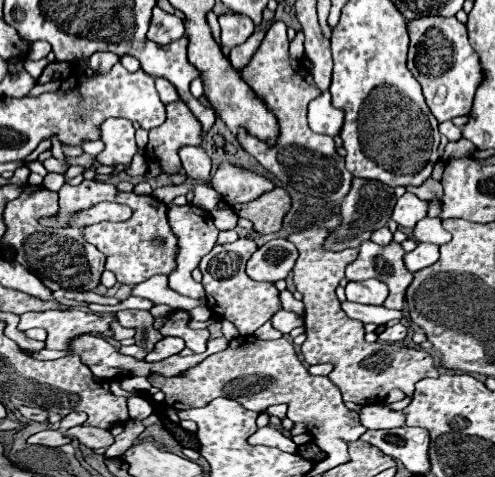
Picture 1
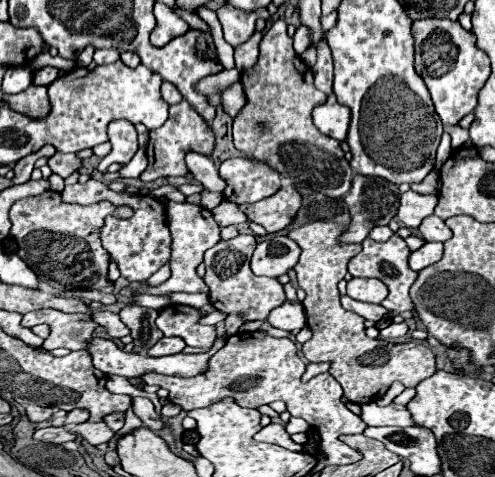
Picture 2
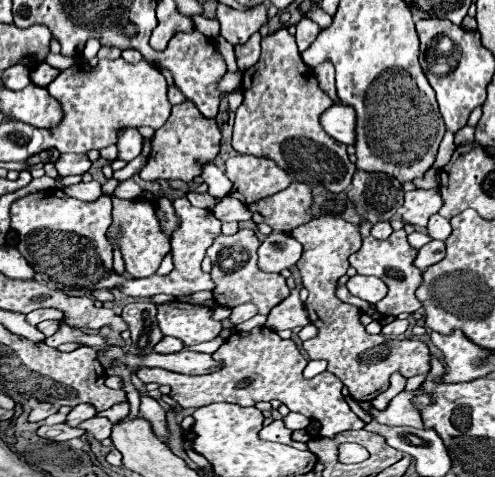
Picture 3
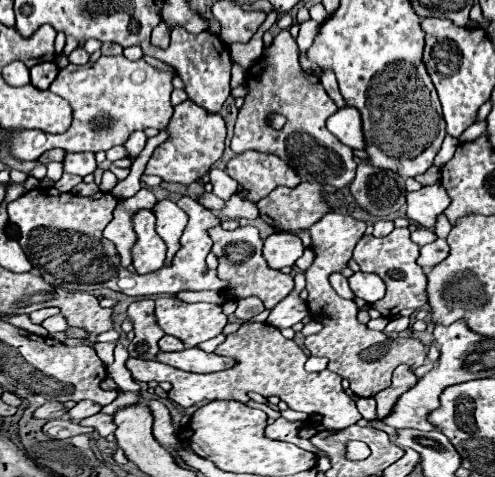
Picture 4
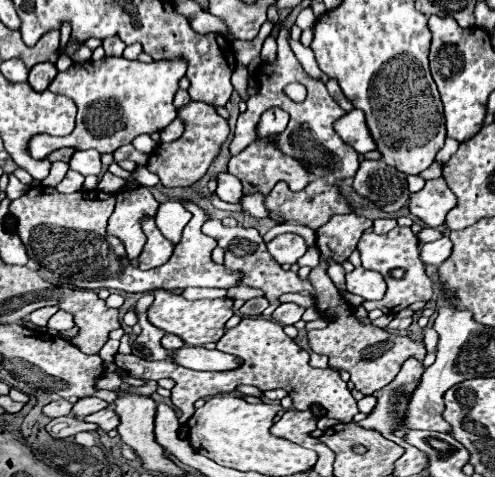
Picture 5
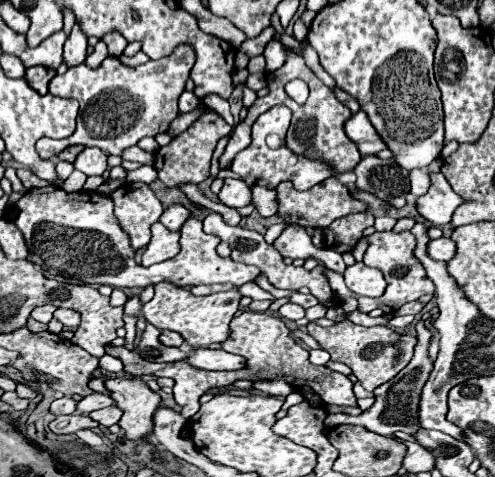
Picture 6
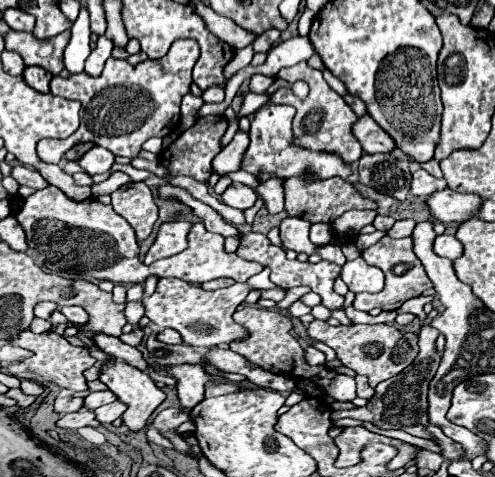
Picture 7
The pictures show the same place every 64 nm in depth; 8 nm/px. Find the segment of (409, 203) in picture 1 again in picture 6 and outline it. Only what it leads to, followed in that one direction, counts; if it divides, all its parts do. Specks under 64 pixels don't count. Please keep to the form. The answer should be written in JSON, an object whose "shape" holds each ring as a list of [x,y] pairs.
{"shape":[[[432,172],[432,186],[430,190],[418,198],[418,212],[422,218],[426,218],[430,224],[444,226],[452,220],[454,210],[464,204],[464,198],[460,198],[448,180],[440,172]]]}

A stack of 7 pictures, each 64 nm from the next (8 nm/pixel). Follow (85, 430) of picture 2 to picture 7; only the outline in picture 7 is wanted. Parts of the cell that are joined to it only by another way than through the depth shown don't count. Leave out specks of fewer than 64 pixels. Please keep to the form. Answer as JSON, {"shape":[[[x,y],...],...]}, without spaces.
{"shape":[[[114,400],[112,404],[100,406],[100,408],[96,408],[94,412],[96,412],[96,418],[98,418],[104,426],[110,426],[116,418],[120,418],[120,416],[126,412],[126,404],[120,402],[120,400]]]}

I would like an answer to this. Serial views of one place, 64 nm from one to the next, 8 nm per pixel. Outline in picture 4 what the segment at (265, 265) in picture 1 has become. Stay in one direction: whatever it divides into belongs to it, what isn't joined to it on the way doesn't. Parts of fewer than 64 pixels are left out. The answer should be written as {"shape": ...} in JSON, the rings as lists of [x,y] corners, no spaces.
{"shape":[[[276,232],[264,242],[264,258],[276,270],[284,266],[294,266],[294,262],[304,254],[302,240],[292,232]]]}

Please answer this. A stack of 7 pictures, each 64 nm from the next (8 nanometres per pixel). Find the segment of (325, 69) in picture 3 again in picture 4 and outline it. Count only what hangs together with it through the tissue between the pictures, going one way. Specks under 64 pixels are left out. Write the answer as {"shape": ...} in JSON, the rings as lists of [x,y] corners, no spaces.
{"shape":[[[322,72],[322,74],[320,74],[320,80],[322,80],[322,86],[324,86],[324,90],[328,92],[328,96],[336,102],[336,106],[338,106],[338,108],[344,108],[346,102],[344,102],[344,98],[342,98],[340,90],[338,90],[338,82],[336,82],[334,72]]]}

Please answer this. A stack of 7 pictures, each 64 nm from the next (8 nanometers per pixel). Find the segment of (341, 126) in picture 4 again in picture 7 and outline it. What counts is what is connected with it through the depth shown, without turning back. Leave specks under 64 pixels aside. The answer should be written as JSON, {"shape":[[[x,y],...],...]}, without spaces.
{"shape":[[[362,116],[356,122],[354,128],[354,136],[360,140],[364,152],[368,154],[376,154],[376,152],[392,152],[396,148],[396,142],[392,140],[392,136],[388,136],[374,120],[372,116]]]}

